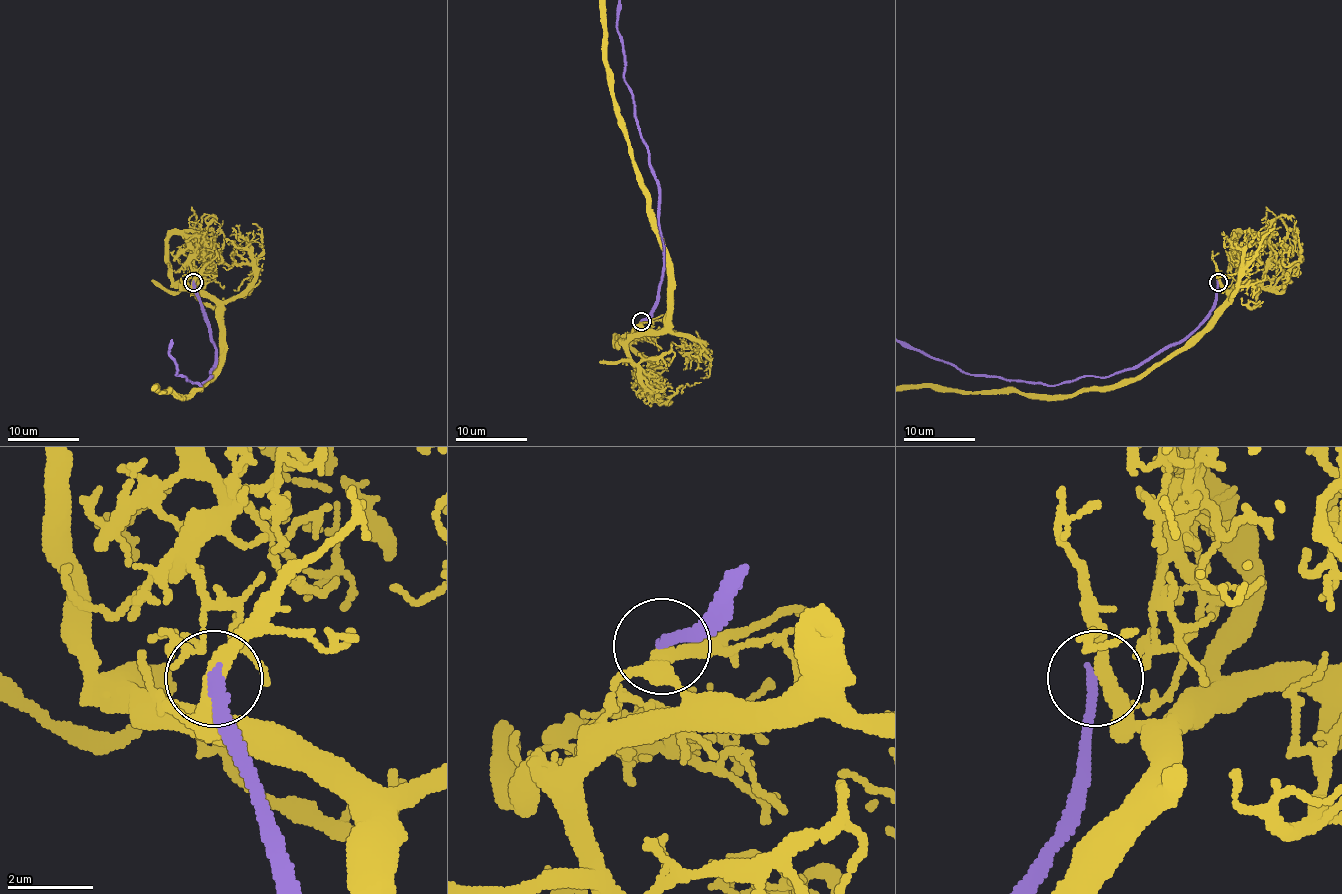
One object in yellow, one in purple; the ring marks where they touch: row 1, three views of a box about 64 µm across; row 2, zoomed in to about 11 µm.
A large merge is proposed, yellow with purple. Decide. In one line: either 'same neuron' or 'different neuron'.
different neuron

